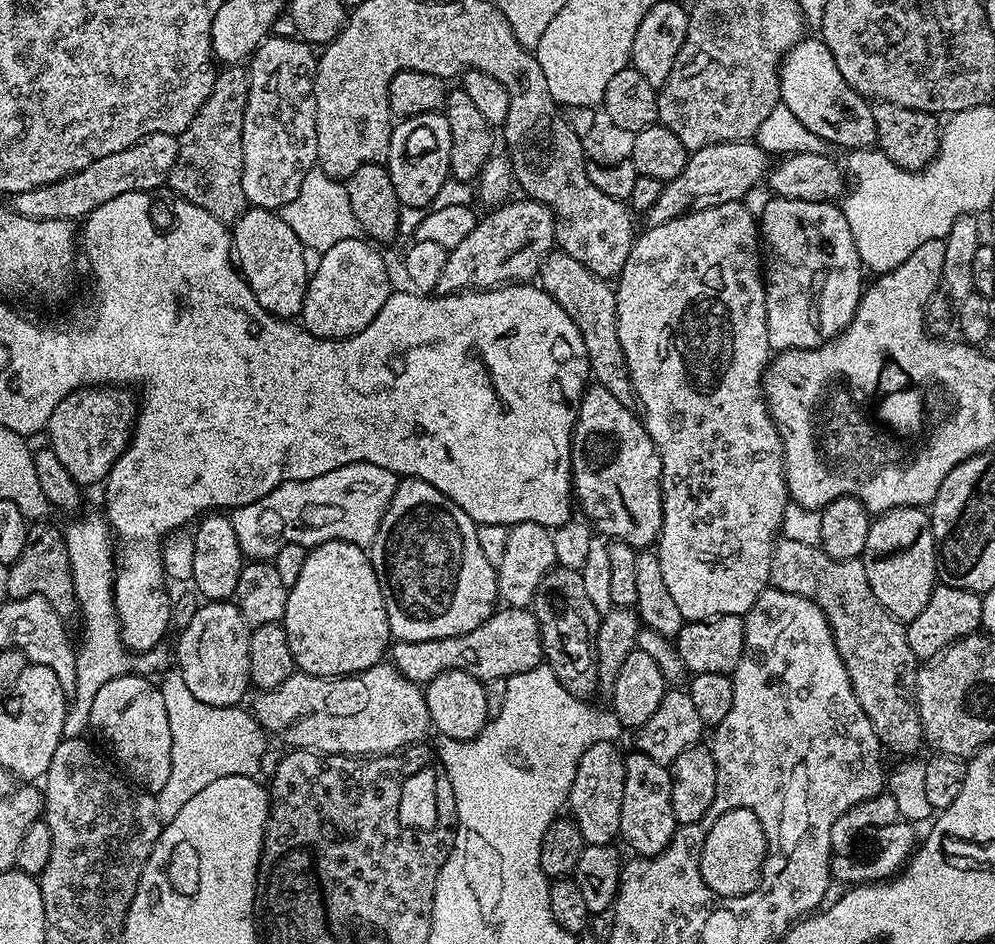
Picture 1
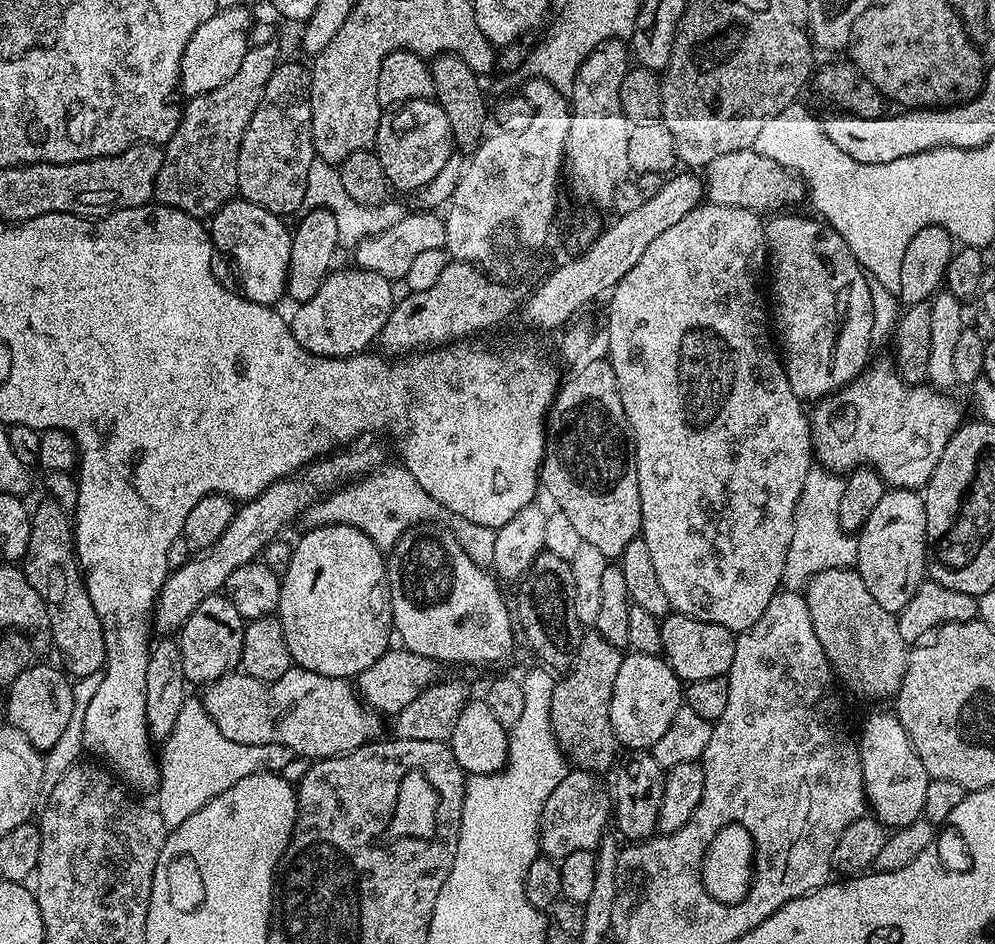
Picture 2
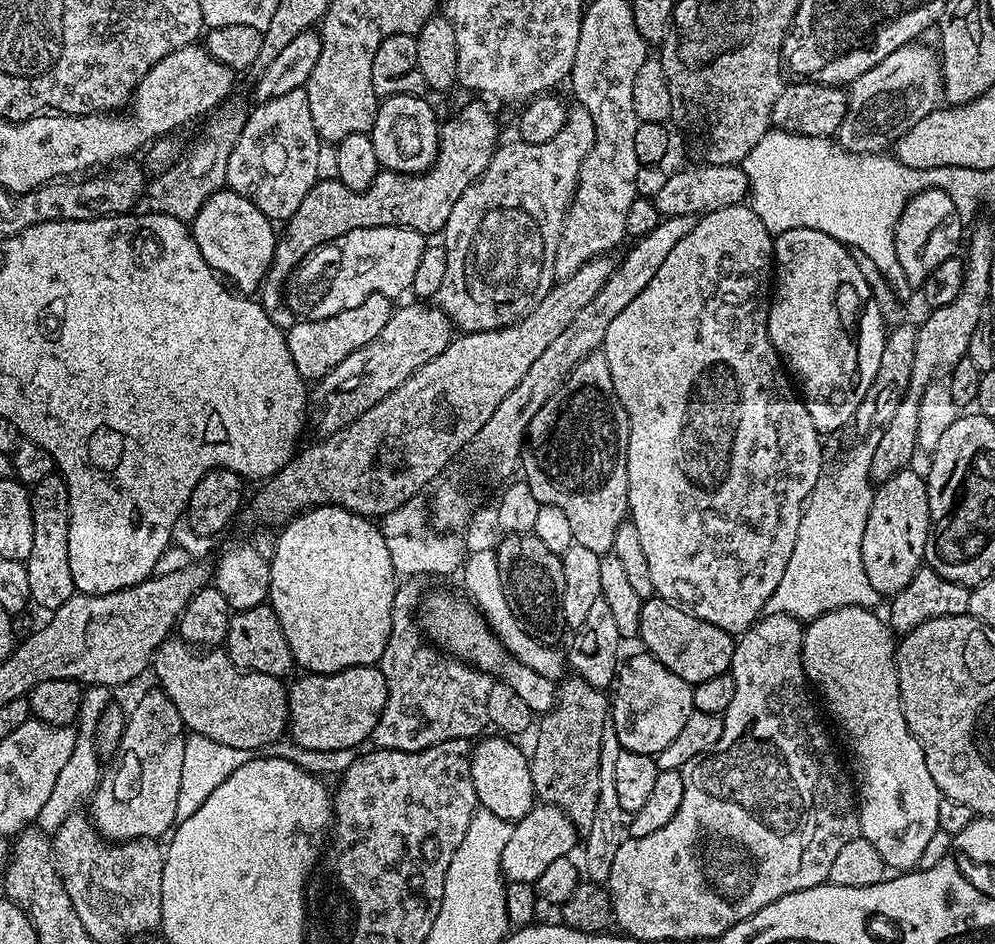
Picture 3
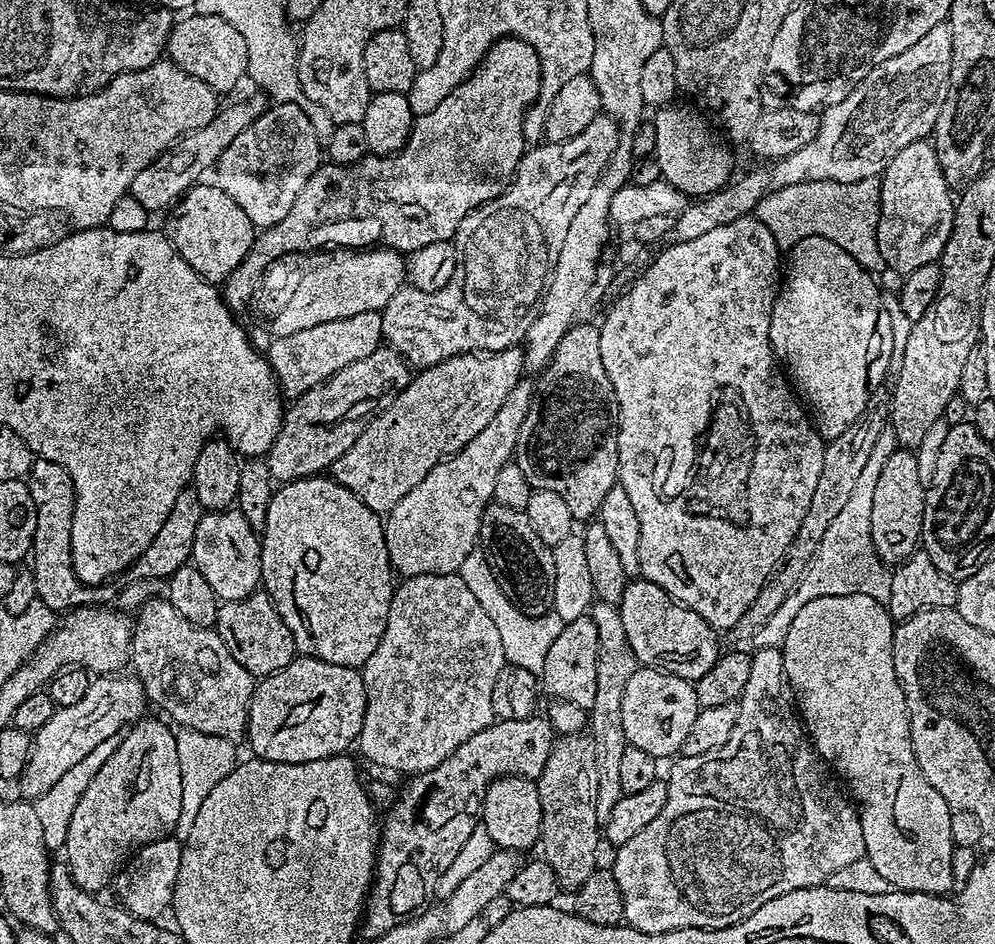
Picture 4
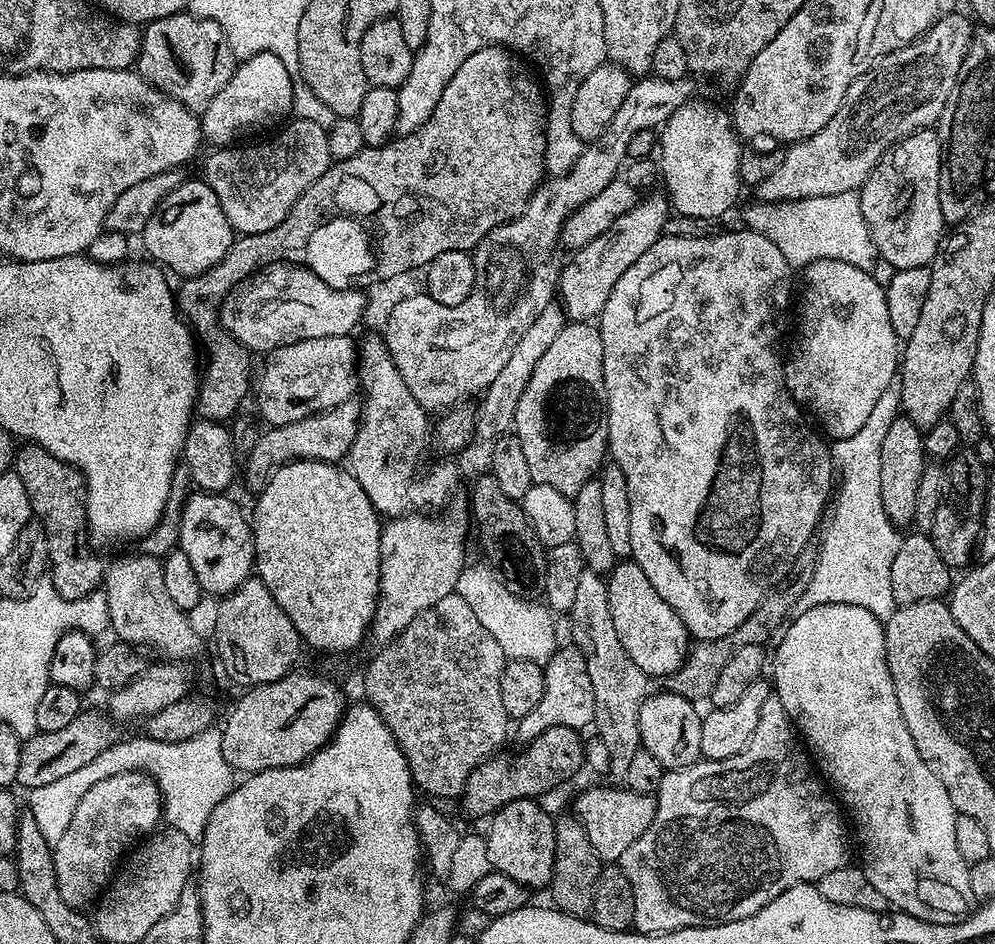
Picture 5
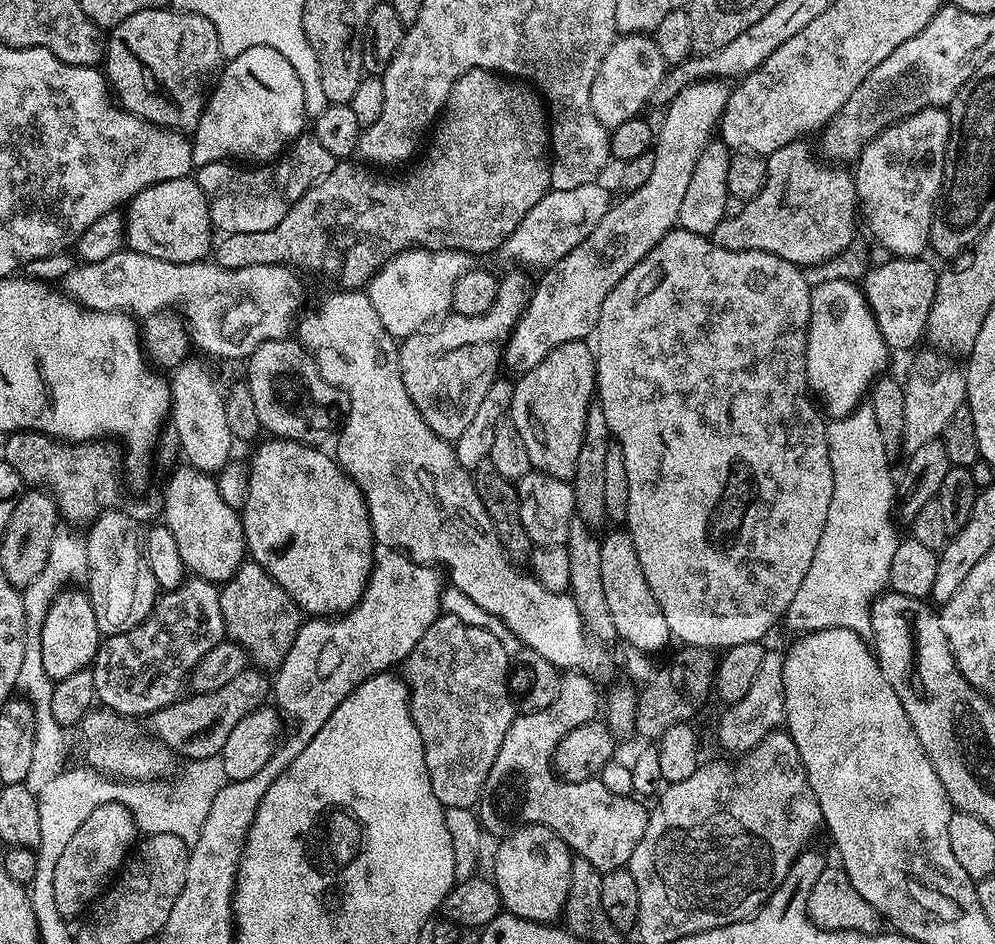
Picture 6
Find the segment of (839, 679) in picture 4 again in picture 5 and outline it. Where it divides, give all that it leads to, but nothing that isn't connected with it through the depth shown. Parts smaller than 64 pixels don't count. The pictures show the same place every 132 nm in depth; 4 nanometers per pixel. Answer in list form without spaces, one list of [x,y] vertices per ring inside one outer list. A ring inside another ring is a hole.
[[[849,604],[814,606],[810,610],[799,613],[783,629],[779,640],[780,645],[776,648],[776,657],[773,660],[771,657],[770,660],[770,680],[774,685],[774,695],[782,702],[786,714],[792,720],[792,727],[796,729],[807,751],[814,757],[823,779],[834,789],[851,823],[852,820],[856,823],[856,832],[860,835],[860,848],[864,851],[862,867],[866,878],[870,878],[870,886],[874,886],[874,890],[878,890],[878,894],[882,894],[882,898],[886,898],[895,911],[905,912],[931,924],[957,924],[959,920],[965,920],[967,916],[971,916],[977,898],[974,890],[970,890],[969,864],[964,861],[962,854],[958,854],[958,841],[954,838],[954,822],[958,813],[956,807],[950,802],[950,794],[946,794],[946,786],[942,786],[938,774],[934,774],[934,770],[930,770],[922,754],[918,754],[918,746],[914,746],[914,738],[910,738],[910,730],[906,730],[906,722],[902,718],[902,710],[898,706],[898,698],[894,694],[894,682],[890,678],[890,670],[886,662],[886,642],[882,621],[862,606]]]

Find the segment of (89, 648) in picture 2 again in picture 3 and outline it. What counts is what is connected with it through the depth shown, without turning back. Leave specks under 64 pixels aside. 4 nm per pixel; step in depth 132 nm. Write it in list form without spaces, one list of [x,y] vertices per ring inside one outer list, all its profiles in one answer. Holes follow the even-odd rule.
[[[53,474],[42,482],[31,485],[32,513],[34,514],[34,546],[30,546],[30,558],[26,561],[30,582],[31,603],[41,604],[47,610],[62,606],[76,592],[74,578],[70,574],[70,510],[68,509],[68,484],[63,475]]]

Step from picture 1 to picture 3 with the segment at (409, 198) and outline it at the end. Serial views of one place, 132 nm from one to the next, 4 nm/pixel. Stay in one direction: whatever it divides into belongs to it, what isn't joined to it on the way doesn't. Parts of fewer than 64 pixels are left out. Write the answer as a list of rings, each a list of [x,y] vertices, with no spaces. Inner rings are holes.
[[[386,96],[379,101],[371,130],[374,142],[374,154],[378,154],[381,169],[389,172],[427,172],[436,163],[436,155],[440,149],[441,121],[436,121],[436,112],[419,96]]]

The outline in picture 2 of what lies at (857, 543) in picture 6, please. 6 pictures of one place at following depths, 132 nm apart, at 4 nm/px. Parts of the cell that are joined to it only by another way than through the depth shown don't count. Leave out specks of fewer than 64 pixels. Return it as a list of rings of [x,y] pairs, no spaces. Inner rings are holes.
[[[814,466],[802,482],[802,494],[794,510],[794,534],[786,554],[783,587],[800,590],[822,570],[850,568],[856,563],[856,536],[842,530],[839,510],[842,503],[845,477],[827,468]]]

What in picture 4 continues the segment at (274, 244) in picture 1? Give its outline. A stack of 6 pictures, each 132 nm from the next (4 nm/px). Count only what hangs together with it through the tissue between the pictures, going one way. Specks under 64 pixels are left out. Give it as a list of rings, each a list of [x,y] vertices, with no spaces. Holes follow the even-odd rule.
[[[201,182],[185,192],[167,216],[169,242],[201,278],[217,286],[223,285],[228,275],[243,262],[258,235],[250,218],[246,218],[246,210],[212,182]]]

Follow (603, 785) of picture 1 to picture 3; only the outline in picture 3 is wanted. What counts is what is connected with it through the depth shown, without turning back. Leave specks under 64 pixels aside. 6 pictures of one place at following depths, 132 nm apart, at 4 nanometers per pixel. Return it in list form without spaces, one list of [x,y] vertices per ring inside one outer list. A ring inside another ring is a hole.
[[[537,803],[513,825],[510,839],[502,852],[501,873],[509,883],[518,881],[533,885],[538,878],[542,878],[550,862],[563,856],[572,856],[575,844],[577,847],[578,833],[568,815],[553,804]]]

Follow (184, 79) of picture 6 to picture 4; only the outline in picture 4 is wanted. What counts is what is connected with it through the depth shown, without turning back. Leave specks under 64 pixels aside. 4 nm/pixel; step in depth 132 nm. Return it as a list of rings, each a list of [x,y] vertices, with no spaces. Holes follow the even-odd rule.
[[[188,14],[183,18],[185,20],[177,19],[172,25],[172,33],[166,49],[167,59],[171,60],[173,64],[177,64],[182,70],[186,70],[186,74],[206,82],[206,86],[210,86],[217,94],[230,91],[240,79],[243,81],[247,77],[246,38],[242,38],[242,34],[238,34],[238,30],[234,30],[234,26],[230,26],[230,22],[226,22],[217,16],[199,14]]]

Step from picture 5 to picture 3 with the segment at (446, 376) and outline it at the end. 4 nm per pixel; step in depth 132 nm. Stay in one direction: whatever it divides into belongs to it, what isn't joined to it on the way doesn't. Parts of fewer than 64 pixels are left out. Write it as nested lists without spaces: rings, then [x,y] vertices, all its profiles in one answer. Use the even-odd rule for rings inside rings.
[[[579,106],[569,107],[568,117],[562,126],[562,130],[558,130],[558,134],[554,134],[554,138],[550,138],[550,142],[542,142],[541,144],[525,144],[523,142],[515,142],[516,144],[501,143],[497,147],[496,153],[490,158],[490,166],[486,166],[484,173],[473,184],[466,186],[462,198],[458,198],[458,202],[454,202],[454,206],[450,210],[450,218],[445,222],[442,229],[442,237],[444,236],[442,247],[448,251],[446,278],[442,278],[442,286],[436,291],[434,304],[435,307],[440,308],[450,317],[453,325],[461,333],[498,330],[511,324],[517,324],[519,320],[526,318],[526,314],[530,314],[534,310],[534,306],[538,306],[538,302],[542,302],[542,298],[546,298],[546,294],[552,289],[552,285],[556,280],[554,258],[558,254],[558,242],[560,241],[568,207],[576,193],[578,174],[582,170],[582,162],[586,158],[586,154],[590,154],[595,141],[594,118],[590,118],[590,114],[585,108]]]

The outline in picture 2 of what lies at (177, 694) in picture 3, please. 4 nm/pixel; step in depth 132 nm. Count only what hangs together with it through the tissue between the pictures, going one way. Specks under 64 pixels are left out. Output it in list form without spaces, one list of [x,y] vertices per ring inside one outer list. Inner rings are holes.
[[[293,666],[282,674],[282,678],[261,682],[245,676],[243,671],[237,670],[227,676],[218,678],[203,689],[204,712],[207,719],[226,738],[243,744],[277,744],[286,746],[297,757],[323,758],[325,756],[342,756],[346,752],[353,752],[379,737],[381,713],[368,707],[359,691],[352,688],[343,676],[323,676],[314,674],[310,670]]]

